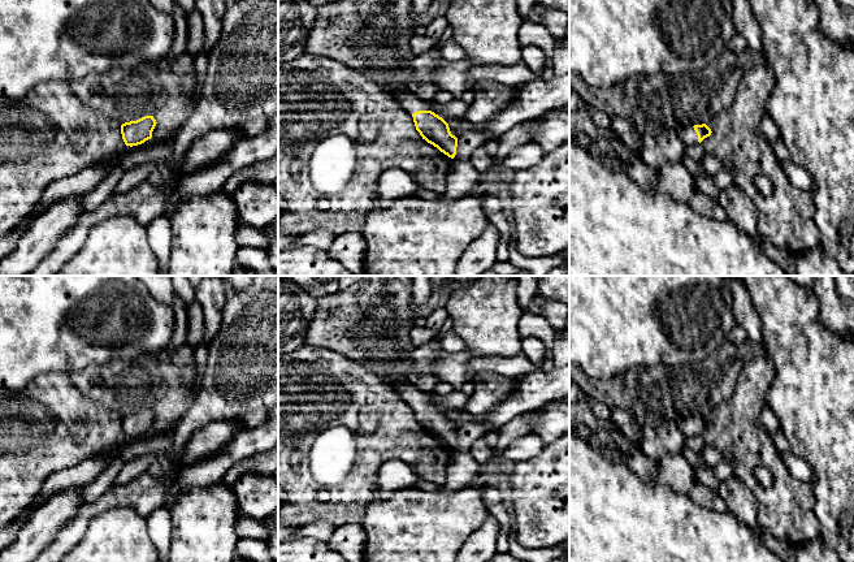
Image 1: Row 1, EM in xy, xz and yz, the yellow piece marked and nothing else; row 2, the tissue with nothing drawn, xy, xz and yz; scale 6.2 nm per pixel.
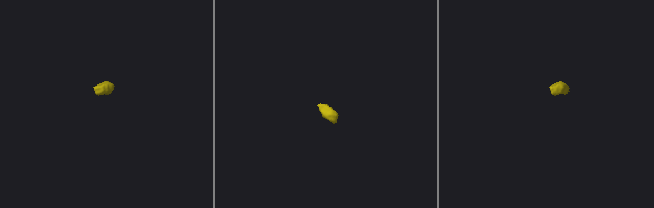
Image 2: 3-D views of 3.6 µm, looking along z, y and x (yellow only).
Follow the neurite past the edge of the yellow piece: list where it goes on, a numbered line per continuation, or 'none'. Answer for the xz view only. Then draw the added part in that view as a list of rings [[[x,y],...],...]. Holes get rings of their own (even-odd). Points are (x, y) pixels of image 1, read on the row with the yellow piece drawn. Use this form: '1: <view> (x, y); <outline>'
1: xz (407, 100); [[[407,88],[389,91],[393,99],[400,105],[400,108],[407,111],[408,113],[415,113],[419,111],[430,111],[432,108],[432,101],[419,99]]]

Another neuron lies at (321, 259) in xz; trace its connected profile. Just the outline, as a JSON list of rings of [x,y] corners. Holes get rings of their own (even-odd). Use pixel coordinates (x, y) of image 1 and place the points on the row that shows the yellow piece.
[[[311,246],[278,251],[278,276],[352,276],[328,251]]]

